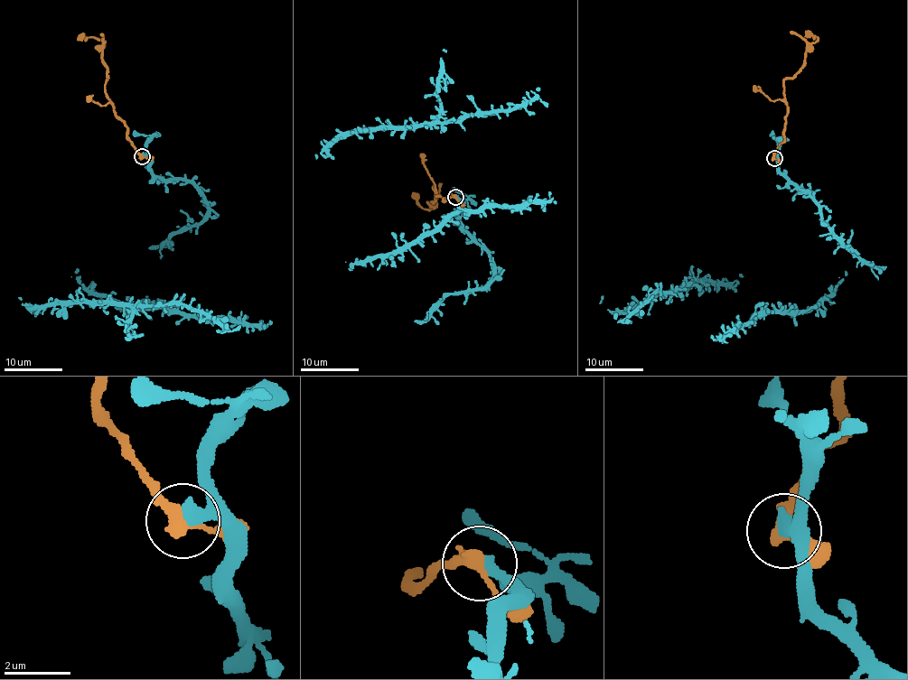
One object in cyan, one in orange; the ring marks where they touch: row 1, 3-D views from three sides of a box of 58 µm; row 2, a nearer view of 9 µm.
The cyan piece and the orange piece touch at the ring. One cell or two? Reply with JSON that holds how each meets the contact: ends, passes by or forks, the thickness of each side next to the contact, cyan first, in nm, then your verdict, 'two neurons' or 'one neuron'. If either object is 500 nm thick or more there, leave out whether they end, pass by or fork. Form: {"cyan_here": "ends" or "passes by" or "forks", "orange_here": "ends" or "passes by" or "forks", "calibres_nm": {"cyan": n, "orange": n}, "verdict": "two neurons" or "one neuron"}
{"cyan_here": "ends", "orange_here": "passes by", "calibres_nm": {"cyan": 400, "orange": 360}, "verdict": "two neurons"}

